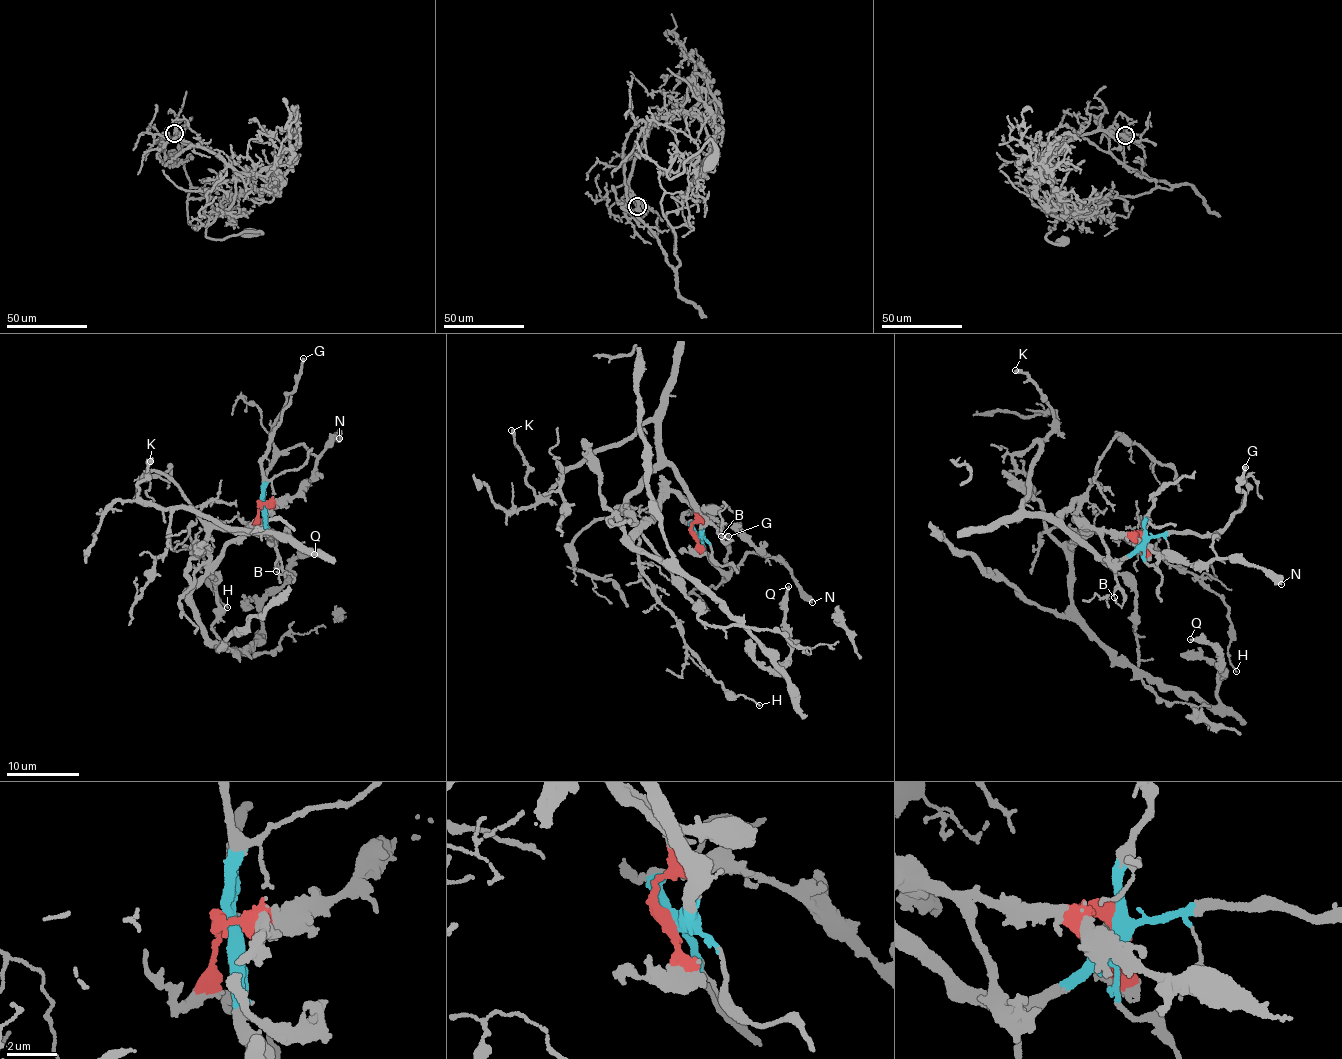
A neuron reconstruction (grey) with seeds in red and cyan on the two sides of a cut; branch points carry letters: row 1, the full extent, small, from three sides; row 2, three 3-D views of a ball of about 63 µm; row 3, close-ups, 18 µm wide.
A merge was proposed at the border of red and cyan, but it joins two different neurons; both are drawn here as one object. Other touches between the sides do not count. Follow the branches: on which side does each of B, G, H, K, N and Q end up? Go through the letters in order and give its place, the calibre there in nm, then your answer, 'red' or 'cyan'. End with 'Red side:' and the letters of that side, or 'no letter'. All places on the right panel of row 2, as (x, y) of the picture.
B: at (1114, 597); 130 nm thick; cyan
G: at (1245, 467); 240 nm thick; cyan
H: at (1236, 671); 110 nm thick; cyan
K: at (1015, 370); 360 nm thick; cyan
N: at (1281, 584); 500 nm thick; red
Q: at (1190, 639); 200 nm thick; red
Red side: N, Q

